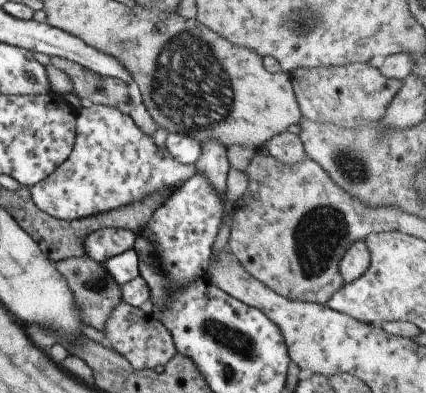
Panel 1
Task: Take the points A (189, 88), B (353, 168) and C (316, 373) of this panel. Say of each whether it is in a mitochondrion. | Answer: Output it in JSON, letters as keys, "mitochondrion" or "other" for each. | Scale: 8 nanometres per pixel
{"A":"mitochondrion","B":"mitochondrion","C":"other"}

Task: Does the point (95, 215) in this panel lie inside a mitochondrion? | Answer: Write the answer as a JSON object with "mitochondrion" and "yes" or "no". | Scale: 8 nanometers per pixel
{"mitochondrion":"no"}

